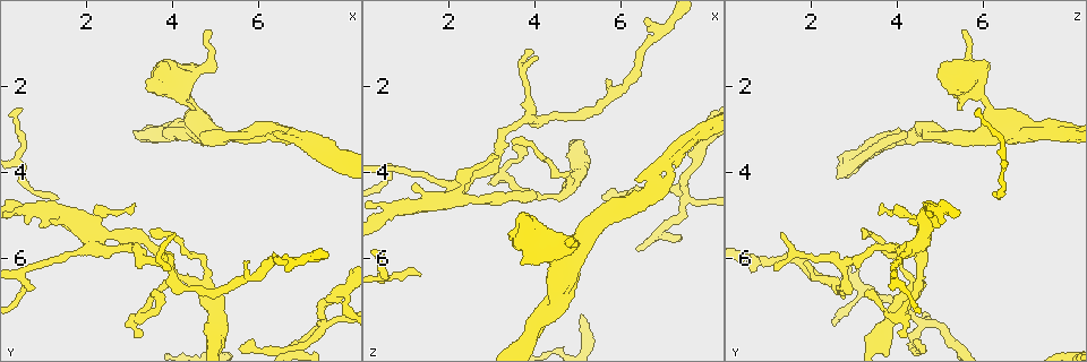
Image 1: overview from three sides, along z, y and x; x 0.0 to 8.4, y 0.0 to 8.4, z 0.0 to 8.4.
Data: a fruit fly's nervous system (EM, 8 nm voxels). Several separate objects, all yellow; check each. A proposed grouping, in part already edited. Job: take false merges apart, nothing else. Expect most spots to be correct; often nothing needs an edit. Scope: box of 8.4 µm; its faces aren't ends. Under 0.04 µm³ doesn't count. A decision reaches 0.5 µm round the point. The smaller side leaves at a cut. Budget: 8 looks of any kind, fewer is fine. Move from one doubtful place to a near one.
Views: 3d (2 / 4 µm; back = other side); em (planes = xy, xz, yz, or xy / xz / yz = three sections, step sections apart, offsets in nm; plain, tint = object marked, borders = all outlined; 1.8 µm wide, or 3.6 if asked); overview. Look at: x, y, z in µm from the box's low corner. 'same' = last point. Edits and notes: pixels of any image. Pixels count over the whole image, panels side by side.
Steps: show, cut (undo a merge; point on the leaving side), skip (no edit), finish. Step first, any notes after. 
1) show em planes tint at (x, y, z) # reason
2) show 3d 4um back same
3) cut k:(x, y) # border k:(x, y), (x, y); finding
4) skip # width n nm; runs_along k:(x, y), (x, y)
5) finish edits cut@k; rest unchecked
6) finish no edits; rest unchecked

show 3d 4um at (4.80, 6.80, 4.35)

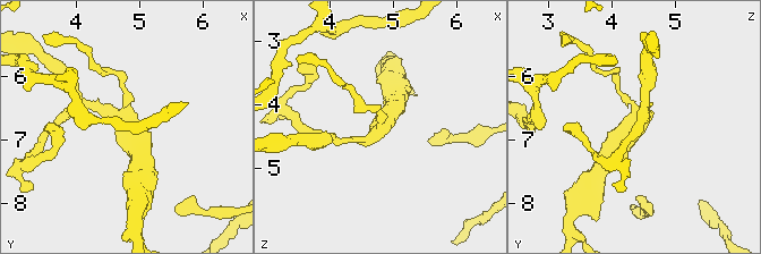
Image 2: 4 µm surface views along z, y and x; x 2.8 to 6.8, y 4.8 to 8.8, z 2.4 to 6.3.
show em yz step 8 tint at (4.80, 6.75, 4.35) # now the EM

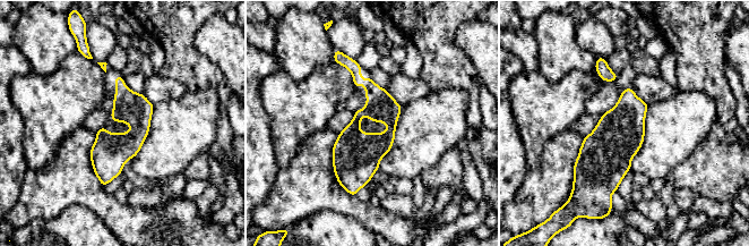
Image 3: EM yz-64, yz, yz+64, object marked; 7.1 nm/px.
show em planes tint same

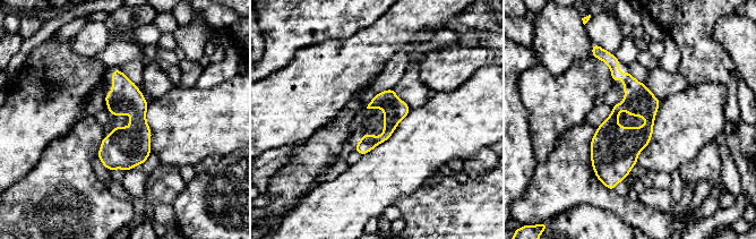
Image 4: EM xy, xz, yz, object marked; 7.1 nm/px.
skip # runs_along 4:(610, 57), (628, 84), (611, 121), (611, 186); all the same neuron

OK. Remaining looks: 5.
show 3d 4um at (2.35, 5.50, 4.60) # sudden change in width

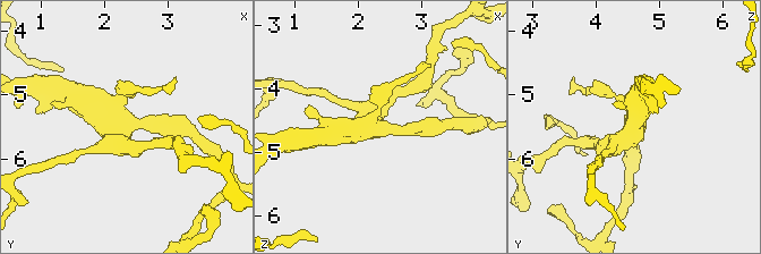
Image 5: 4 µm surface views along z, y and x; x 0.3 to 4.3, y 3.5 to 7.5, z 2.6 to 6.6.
show em 3.6um xz step 16 tint at (2.35, 5.55, 4.60) # now the EM

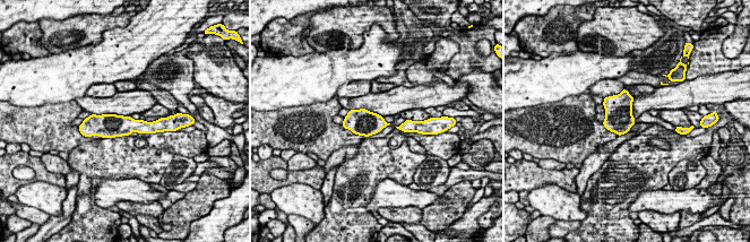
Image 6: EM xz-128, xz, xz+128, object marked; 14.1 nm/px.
skip # runs_along 6:(92, 123), (155, 123); one neuron here

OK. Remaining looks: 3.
show 3d 2um back at (7.55, 7.50, 4.55) # a fork

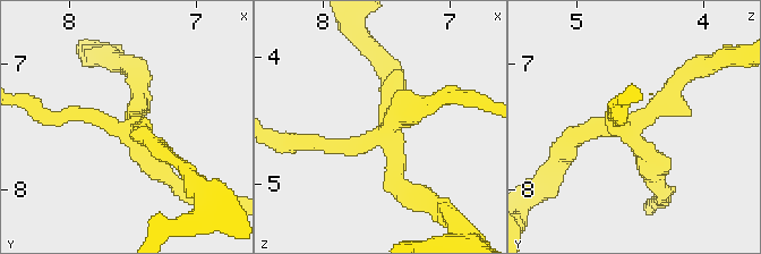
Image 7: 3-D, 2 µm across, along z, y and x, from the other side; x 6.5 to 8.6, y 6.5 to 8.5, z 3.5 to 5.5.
show em 3.6um yz step 16 tint at (7.52, 7.52, 4.58) # now the EM

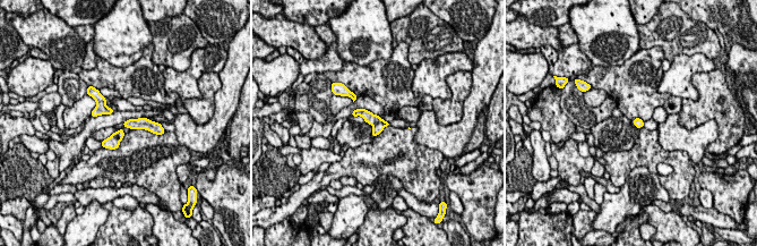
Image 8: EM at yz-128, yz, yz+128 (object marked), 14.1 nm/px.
show em 3.6um planes tint same

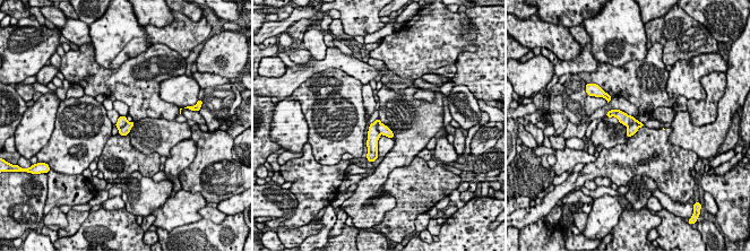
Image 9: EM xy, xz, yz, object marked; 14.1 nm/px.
cut 9:(632, 129) # width 190 nm; border 9:(639, 126), (634, 123), (628, 127); two neurons meet here

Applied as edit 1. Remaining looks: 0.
finish edits cut@9; rest unchecked

